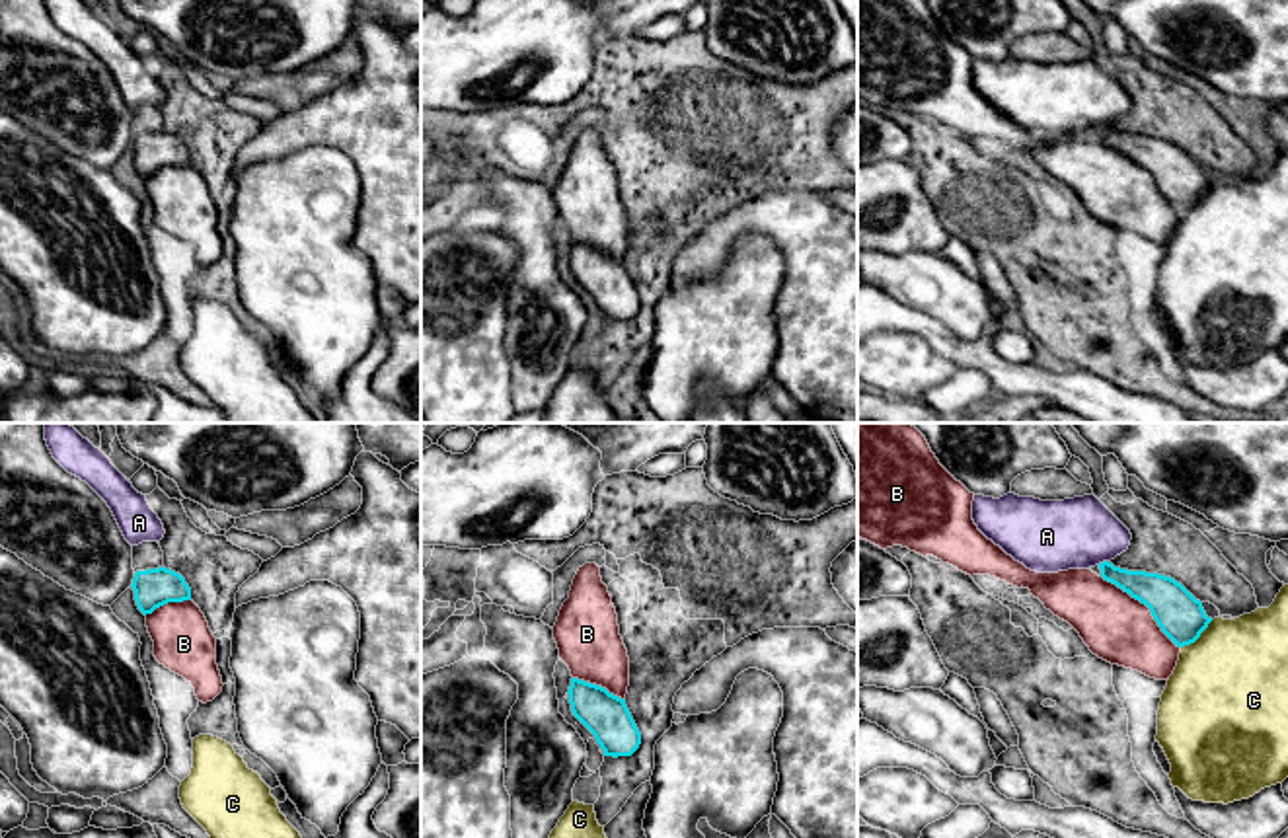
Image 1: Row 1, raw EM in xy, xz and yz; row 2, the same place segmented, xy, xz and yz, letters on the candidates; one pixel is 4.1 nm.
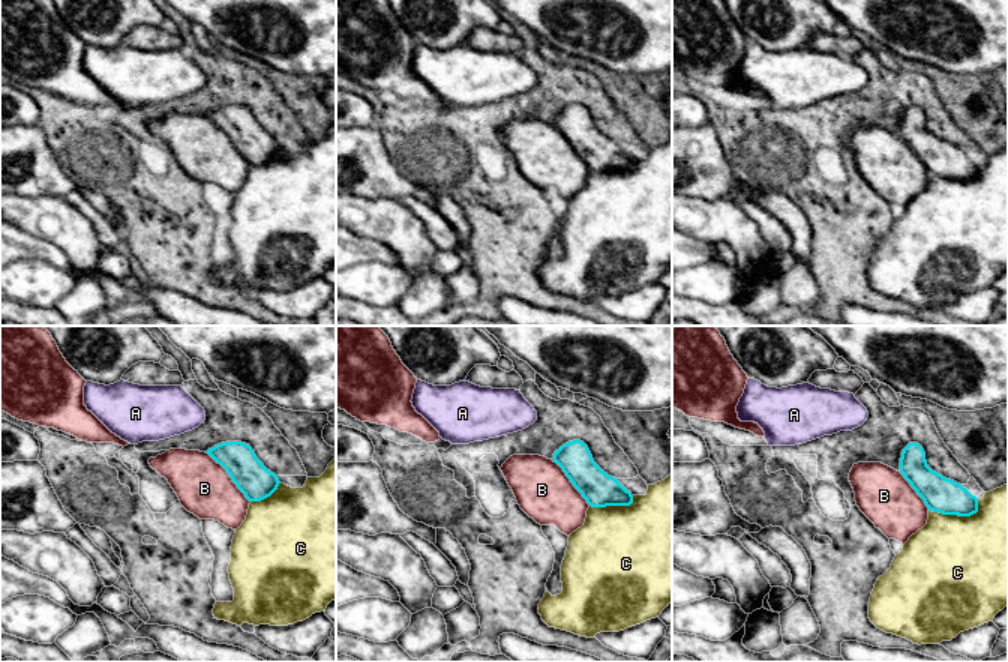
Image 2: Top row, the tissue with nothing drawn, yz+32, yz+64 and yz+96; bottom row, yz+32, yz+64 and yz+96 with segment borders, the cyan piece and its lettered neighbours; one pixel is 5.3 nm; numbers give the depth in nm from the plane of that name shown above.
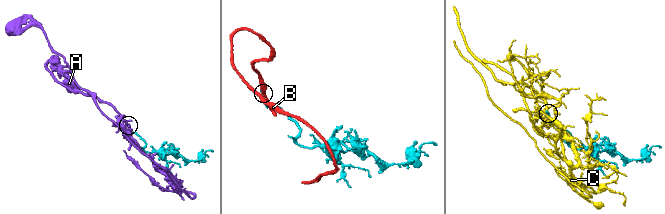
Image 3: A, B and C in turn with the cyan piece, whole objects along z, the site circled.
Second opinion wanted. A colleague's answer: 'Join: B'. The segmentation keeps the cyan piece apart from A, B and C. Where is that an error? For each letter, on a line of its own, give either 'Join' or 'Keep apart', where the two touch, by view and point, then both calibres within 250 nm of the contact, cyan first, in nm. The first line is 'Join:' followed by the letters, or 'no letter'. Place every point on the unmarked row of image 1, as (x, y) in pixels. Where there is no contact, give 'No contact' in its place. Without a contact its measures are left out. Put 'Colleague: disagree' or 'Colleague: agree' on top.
Colleague: agree
Join: B
A: Keep apart. Touches cyan at yz (1103, 125). Thickness 140 nm (cyan) against 300 nm
B: Join. Touches cyan at yz (1144, 166). Thickness 190 nm (cyan) against 280 nm
C: Keep apart. Touches cyan at yz (1197, 201). Thickness 190 nm (cyan) against 480 nm

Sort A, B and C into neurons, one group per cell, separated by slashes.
A / B / C

